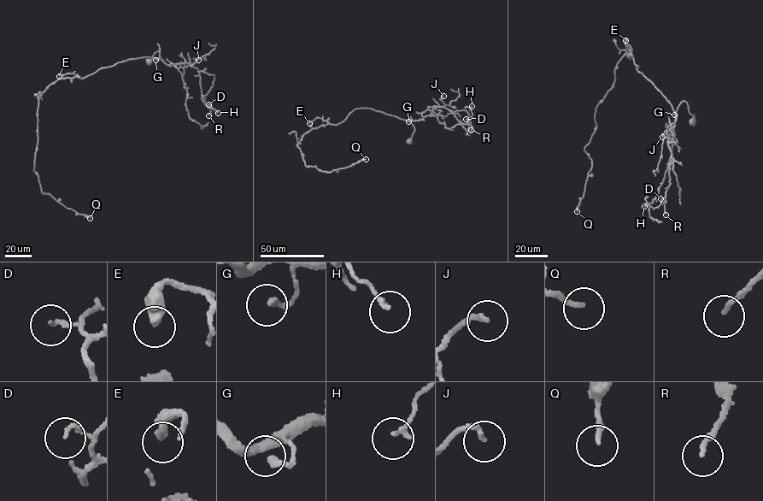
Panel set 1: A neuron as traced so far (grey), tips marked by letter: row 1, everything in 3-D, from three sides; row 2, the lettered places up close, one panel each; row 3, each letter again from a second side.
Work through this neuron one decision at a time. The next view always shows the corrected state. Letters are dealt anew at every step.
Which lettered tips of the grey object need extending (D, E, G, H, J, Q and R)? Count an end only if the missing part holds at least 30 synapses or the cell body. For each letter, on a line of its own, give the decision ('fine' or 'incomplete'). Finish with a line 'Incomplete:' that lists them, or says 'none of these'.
D: fine
E: fine
G: fine
H: fine
J: fine
Q: fine
R: fine
Incomplete: none of these

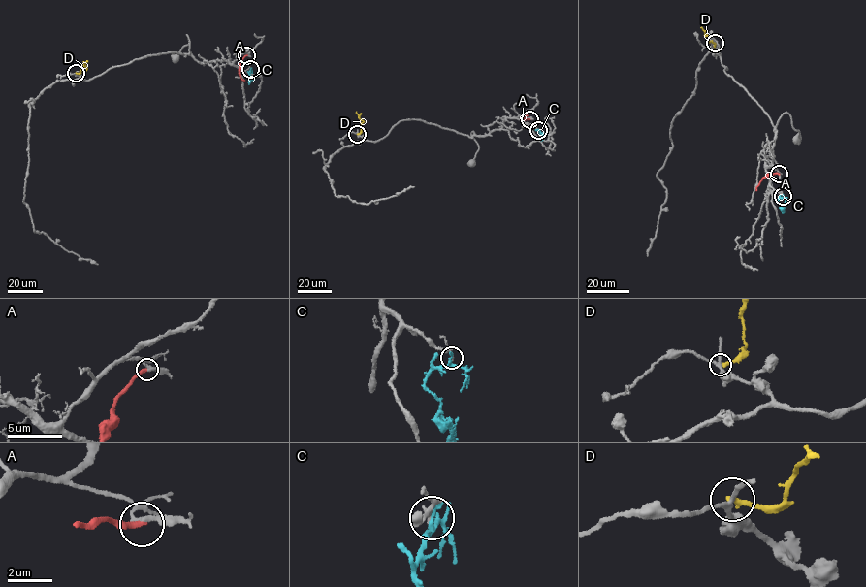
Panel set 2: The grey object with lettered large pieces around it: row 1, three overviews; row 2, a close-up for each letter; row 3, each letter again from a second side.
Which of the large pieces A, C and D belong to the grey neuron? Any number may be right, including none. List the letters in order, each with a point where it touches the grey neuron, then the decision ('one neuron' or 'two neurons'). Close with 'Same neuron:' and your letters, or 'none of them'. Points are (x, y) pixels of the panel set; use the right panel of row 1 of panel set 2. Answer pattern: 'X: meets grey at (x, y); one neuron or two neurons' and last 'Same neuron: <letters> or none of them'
A: meets grey at (779, 174); two neurons
C: meets grey at (783, 196); two neurons
D: meets grey at (715, 43); two neurons
Same neuron: none of them

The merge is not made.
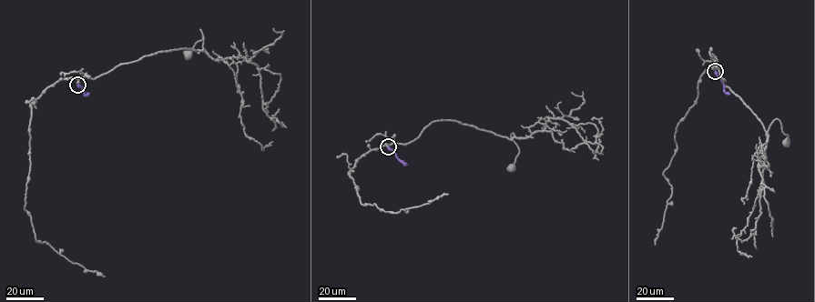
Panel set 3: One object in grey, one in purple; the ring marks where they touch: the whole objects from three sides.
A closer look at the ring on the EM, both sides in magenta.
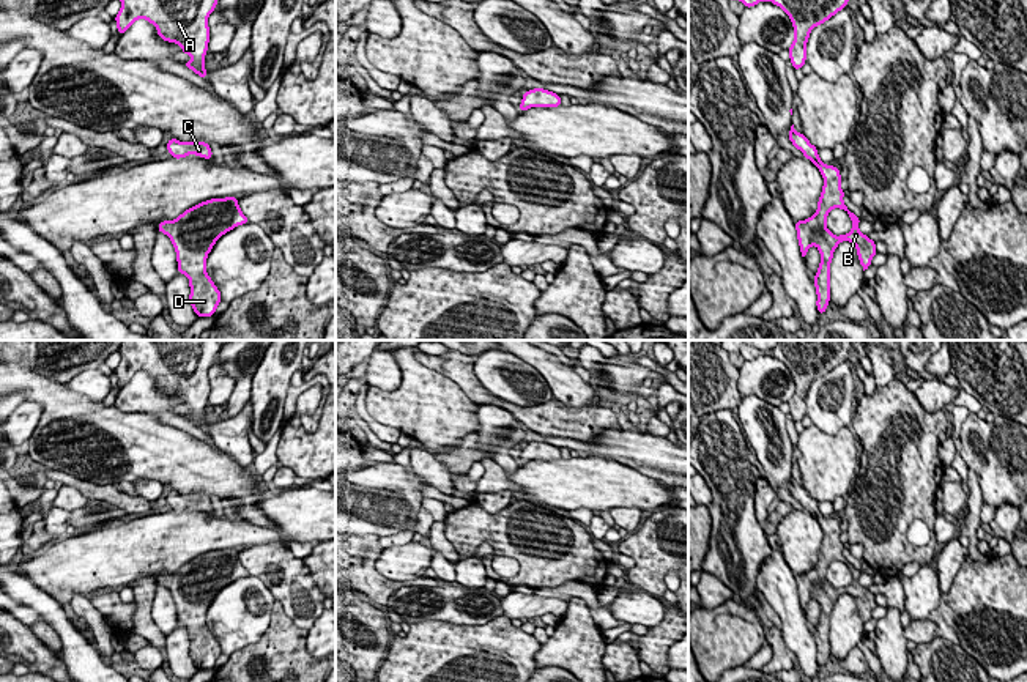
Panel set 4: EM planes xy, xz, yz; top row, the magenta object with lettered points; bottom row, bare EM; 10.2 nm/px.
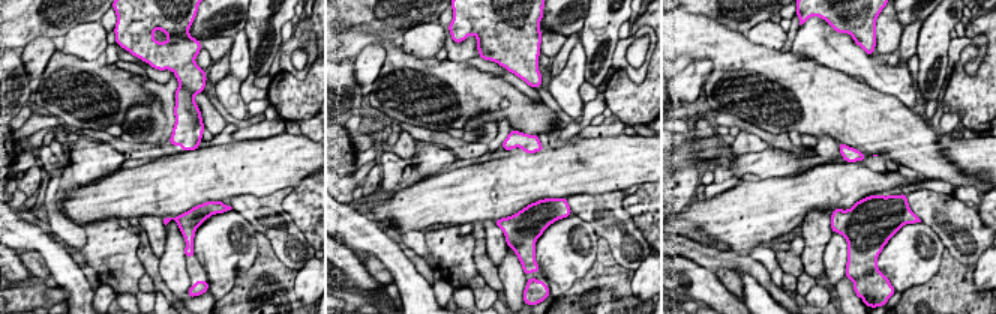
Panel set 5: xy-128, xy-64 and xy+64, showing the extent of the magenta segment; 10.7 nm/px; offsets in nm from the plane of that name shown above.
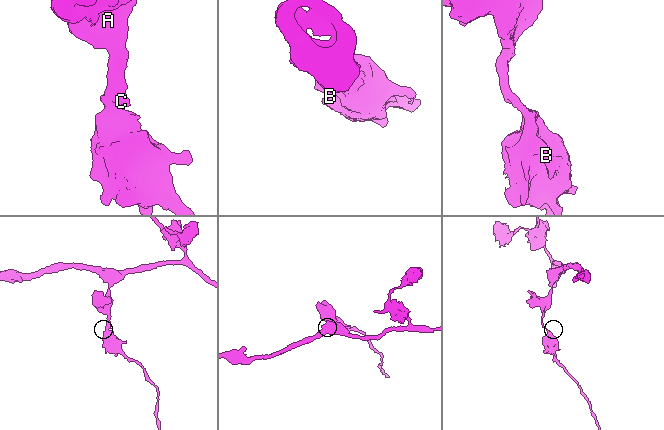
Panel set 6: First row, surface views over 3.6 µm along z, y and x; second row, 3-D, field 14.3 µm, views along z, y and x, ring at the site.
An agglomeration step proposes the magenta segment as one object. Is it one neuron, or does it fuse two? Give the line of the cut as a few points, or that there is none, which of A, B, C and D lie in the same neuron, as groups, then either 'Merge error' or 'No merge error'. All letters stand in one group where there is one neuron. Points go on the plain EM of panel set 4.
No split. Groups: A B C D. No merge error

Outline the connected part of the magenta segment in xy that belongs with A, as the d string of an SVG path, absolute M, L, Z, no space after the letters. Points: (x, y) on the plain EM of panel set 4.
M123 340L121 361L115 369L117 384L123 387L137 372L153 376L161 392L176 395L192 411L184 416L202 432L206 432L205 408L209 395L208 370L221 350L217 340Z

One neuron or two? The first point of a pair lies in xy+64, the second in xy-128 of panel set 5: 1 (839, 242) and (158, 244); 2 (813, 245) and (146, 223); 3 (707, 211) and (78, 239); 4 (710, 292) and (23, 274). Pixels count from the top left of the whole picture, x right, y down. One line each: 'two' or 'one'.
1: one
2: two
3: two
4: one

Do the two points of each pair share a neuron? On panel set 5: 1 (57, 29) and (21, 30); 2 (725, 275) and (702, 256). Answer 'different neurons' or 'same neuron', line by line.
1: same neuron
2: different neurons

